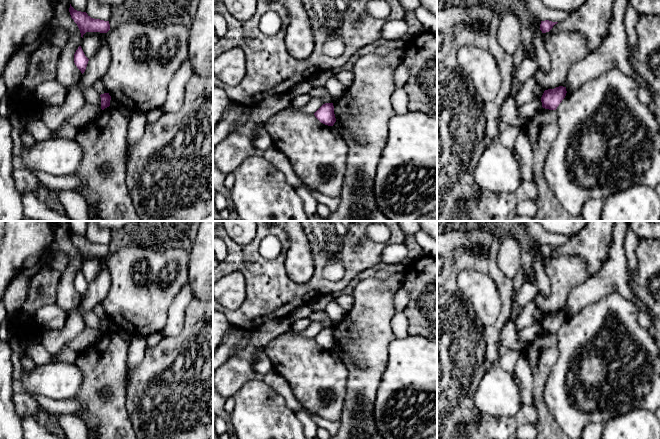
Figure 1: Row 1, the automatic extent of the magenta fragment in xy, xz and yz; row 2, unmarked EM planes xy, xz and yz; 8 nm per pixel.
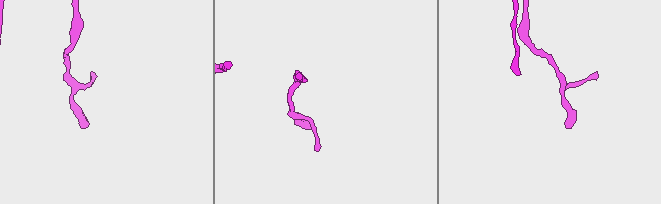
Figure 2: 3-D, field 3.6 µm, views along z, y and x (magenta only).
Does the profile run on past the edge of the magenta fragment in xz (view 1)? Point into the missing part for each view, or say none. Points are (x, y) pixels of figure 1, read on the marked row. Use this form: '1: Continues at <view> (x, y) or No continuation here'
1: No continuation here

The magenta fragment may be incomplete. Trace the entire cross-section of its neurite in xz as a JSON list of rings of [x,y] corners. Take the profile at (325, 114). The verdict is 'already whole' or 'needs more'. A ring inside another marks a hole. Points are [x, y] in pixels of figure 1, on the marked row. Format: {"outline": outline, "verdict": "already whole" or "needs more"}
{"outline": [[[333,103],[323,104],[314,115],[321,123],[328,126],[333,126],[336,122]]], "verdict": "already whole"}

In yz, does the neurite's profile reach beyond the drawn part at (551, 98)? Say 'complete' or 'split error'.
complete

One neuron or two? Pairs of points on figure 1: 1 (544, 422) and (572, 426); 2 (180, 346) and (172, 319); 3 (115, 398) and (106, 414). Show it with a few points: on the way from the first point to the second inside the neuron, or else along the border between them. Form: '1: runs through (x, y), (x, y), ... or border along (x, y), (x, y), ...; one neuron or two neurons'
1: border along (546, 402), (547, 408), (561, 428); two neurons
2: border along (185, 313), (182, 330), (175, 335), (164, 336); two neurons
3: runs through (115, 402), (110, 410); one neuron

